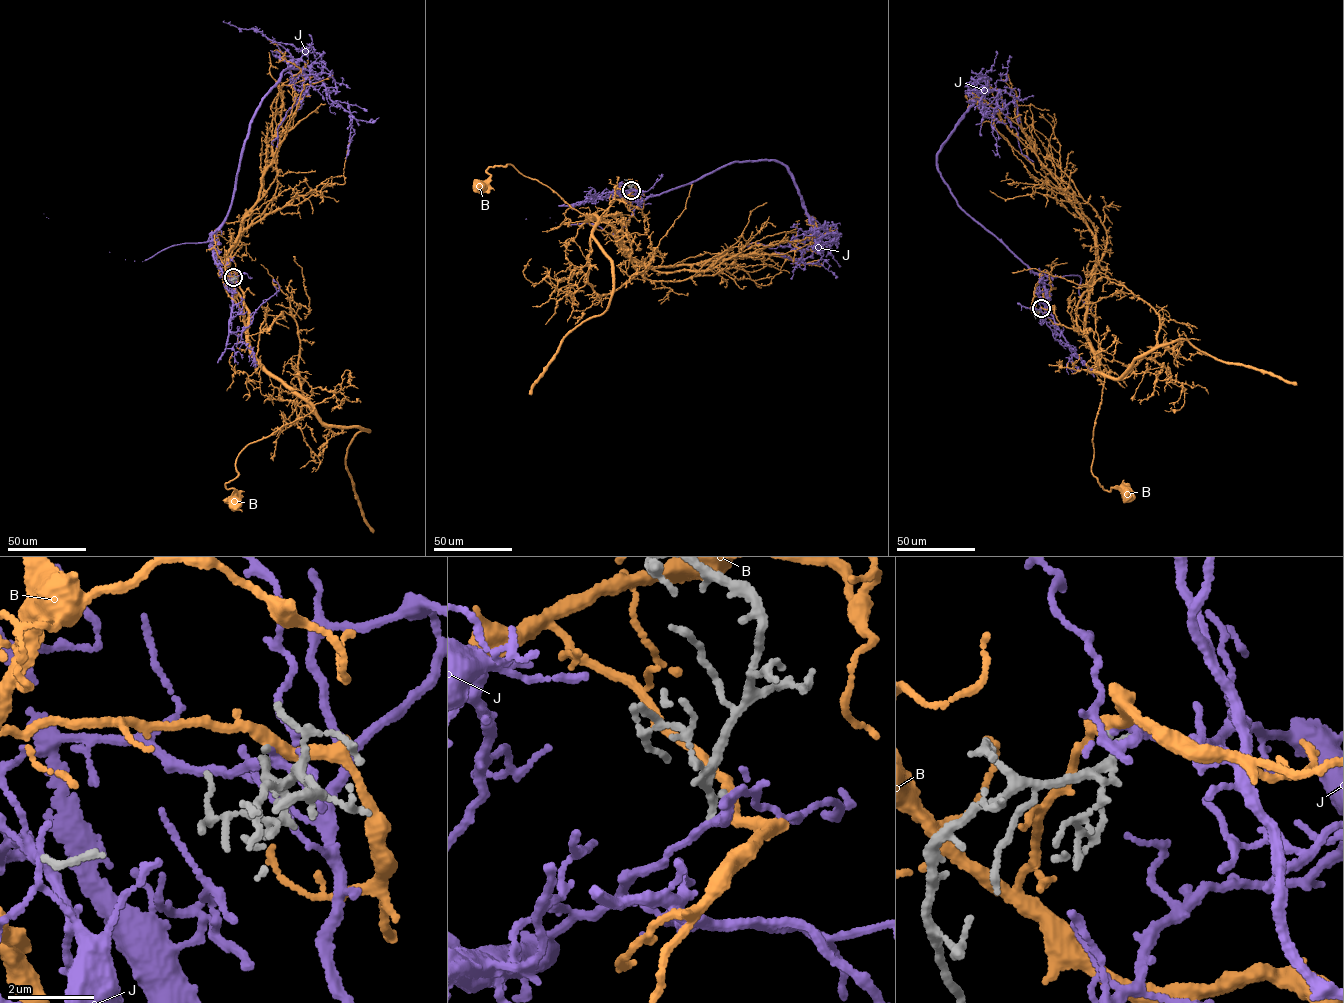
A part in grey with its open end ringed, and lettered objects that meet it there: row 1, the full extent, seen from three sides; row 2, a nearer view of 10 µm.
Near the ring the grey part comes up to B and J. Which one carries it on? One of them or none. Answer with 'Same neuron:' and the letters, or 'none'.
Same neuron: none

